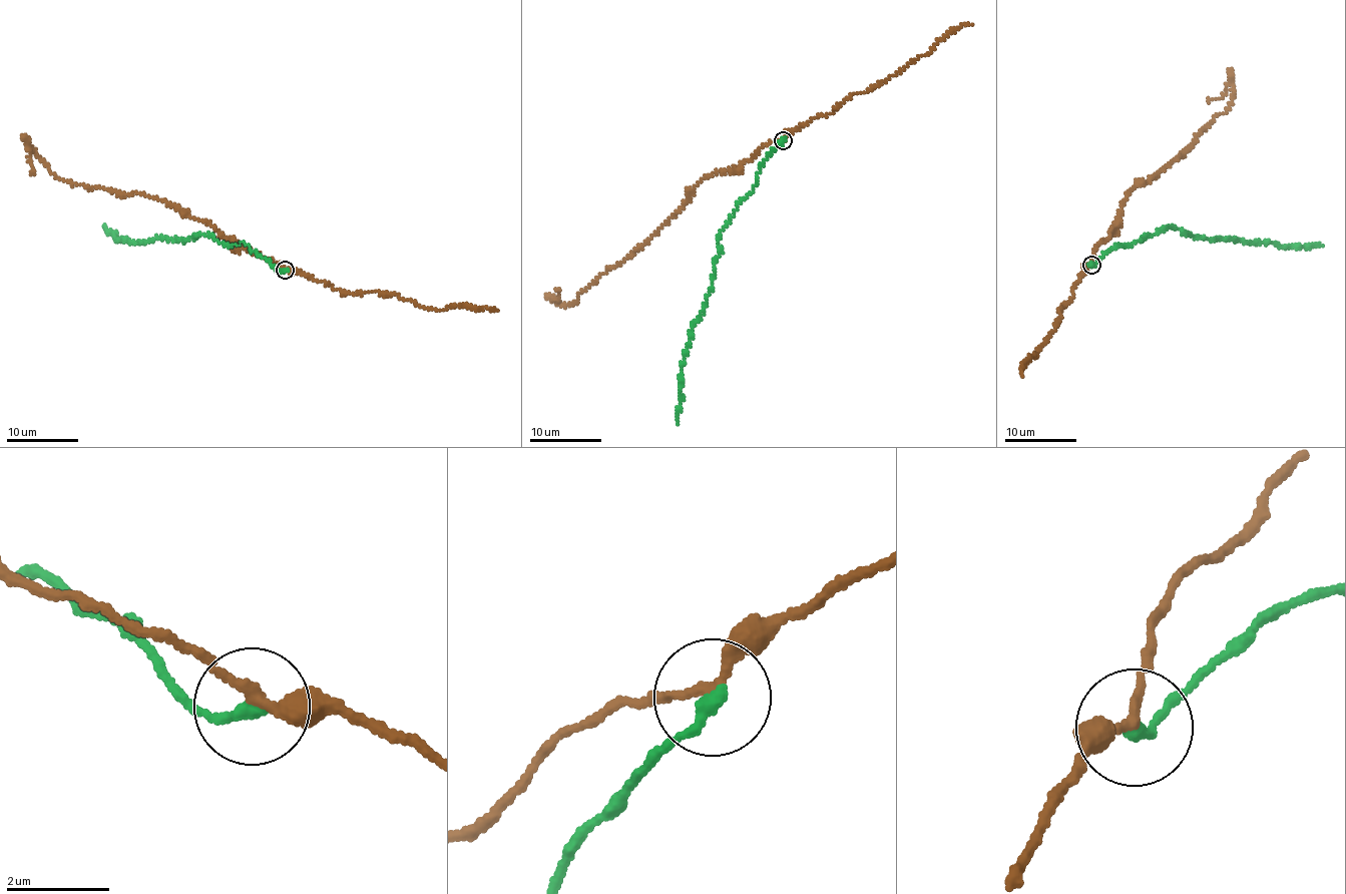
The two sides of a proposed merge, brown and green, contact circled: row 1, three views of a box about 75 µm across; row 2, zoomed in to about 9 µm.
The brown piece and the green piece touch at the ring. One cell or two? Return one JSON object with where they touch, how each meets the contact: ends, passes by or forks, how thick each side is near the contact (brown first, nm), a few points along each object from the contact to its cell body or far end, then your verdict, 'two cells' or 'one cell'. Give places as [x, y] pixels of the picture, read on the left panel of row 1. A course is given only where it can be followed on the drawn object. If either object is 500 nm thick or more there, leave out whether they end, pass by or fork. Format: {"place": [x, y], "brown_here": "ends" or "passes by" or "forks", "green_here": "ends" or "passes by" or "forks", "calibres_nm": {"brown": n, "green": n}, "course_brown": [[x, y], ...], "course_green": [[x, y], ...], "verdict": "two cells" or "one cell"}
{"place": [285, 270], "brown_here": "passes by", "green_here": "ends", "calibres_nm": {"brown": 190, "green": 260}, "course_brown": [[285, 269], [219, 235], [201, 219], [139, 192], [123, 194], [58, 178], [31, 145], [31, 174]], "course_green": [[285, 271], [246, 243], [225, 244], [200, 234], [184, 242], [159, 237], [130, 242], [117, 240], [104, 226]], "verdict": "two cells"}

